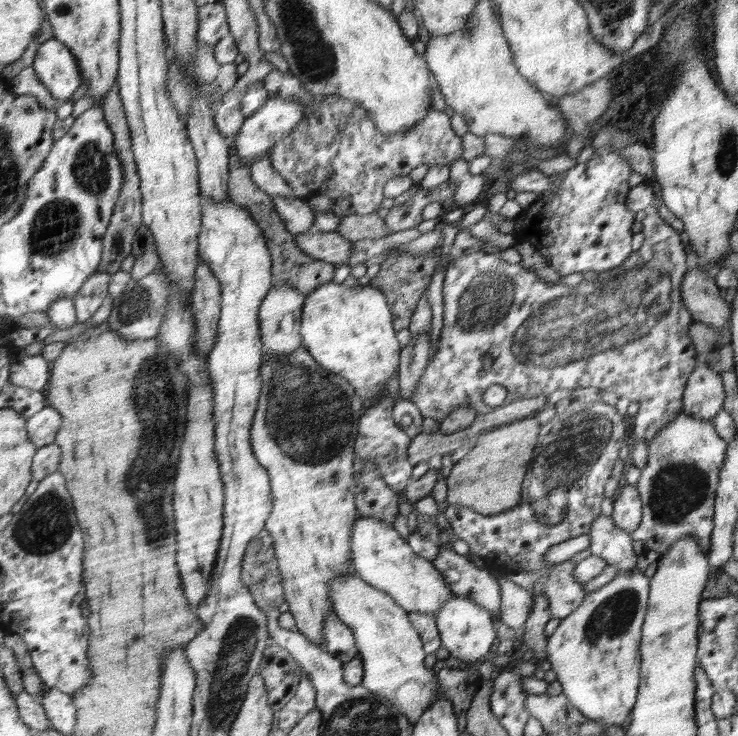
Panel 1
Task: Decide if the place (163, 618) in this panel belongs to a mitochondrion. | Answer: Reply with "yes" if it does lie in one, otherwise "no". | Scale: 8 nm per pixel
no

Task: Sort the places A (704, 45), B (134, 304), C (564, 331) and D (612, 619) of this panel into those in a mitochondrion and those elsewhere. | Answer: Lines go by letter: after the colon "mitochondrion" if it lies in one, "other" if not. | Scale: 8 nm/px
A: other
B: mitochondrion
C: mitochondrion
D: mitochondrion

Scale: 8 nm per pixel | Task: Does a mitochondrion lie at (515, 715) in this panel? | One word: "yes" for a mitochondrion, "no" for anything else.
no

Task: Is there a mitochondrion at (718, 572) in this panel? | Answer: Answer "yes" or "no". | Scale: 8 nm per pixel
no

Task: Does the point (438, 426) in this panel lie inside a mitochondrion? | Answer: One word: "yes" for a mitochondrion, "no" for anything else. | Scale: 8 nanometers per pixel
no

